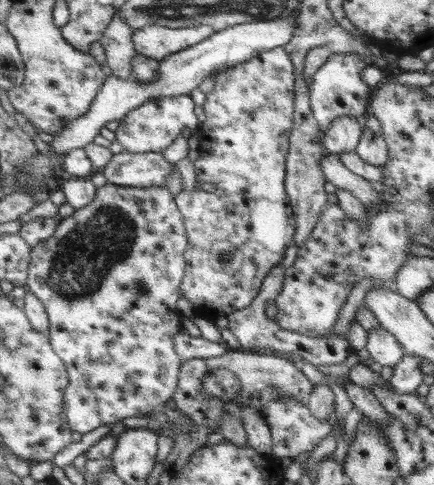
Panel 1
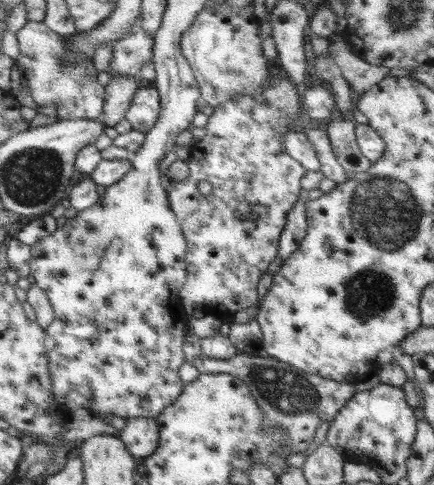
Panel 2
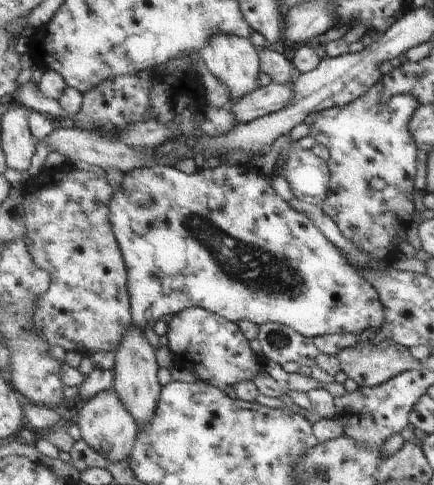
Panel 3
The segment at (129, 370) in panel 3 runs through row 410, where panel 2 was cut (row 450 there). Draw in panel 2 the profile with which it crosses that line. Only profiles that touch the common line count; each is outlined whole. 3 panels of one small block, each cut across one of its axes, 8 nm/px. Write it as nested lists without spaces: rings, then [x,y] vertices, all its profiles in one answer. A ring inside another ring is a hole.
[[[131,418],[119,432],[137,460],[149,458],[161,446],[161,424],[155,418]]]

